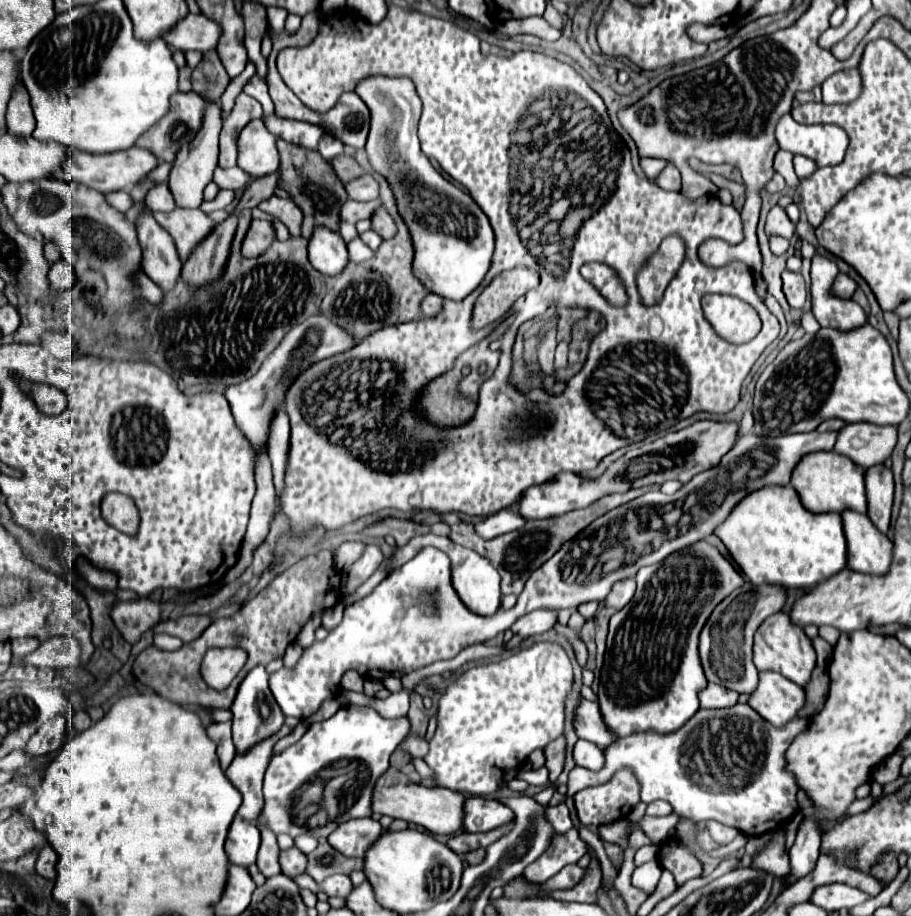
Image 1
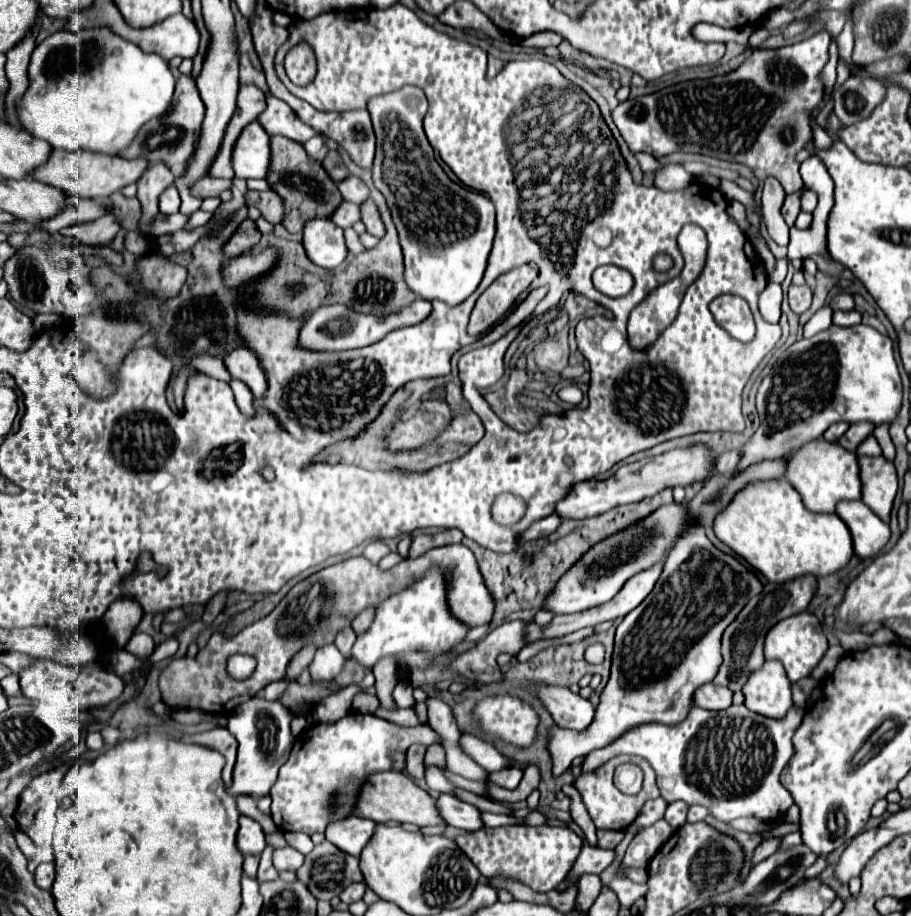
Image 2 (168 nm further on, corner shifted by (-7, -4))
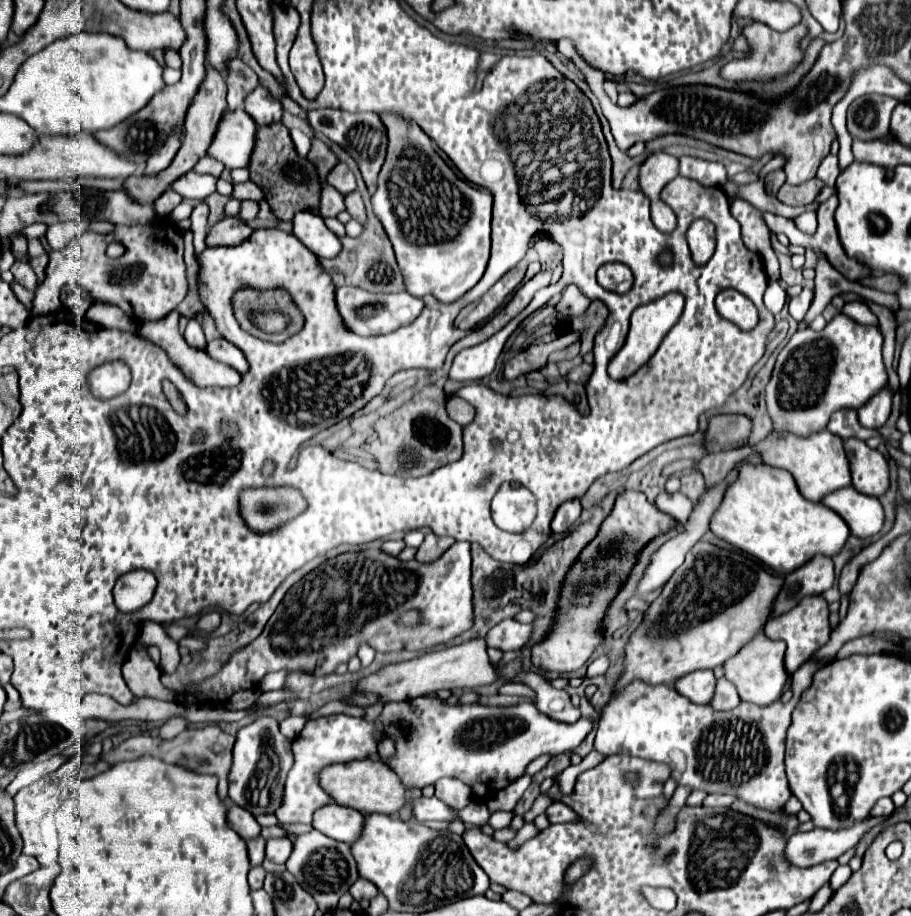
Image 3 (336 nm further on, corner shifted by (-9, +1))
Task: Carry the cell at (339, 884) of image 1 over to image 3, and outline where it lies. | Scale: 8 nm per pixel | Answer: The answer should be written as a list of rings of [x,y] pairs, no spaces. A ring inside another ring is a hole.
[[[359,878],[359,880],[349,888],[349,894],[351,894],[355,900],[363,900],[363,898],[371,900],[377,892],[379,892],[379,890],[377,890],[377,886],[375,886],[375,884],[371,884],[371,882],[369,882],[369,880],[365,880],[365,878]]]

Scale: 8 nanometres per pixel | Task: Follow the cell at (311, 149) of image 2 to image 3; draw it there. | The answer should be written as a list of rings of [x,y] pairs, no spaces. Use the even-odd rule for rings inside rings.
[[[291,130],[291,138],[293,138],[297,154],[305,158],[309,154],[309,150],[311,150],[311,138],[307,134],[303,134],[301,130]]]

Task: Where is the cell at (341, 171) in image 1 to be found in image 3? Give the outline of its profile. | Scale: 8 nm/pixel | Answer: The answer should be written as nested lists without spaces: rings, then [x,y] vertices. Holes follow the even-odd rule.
[[[313,138],[313,146],[311,146],[311,152],[307,158],[317,166],[321,182],[325,182],[327,174],[335,168],[335,162],[339,162],[337,156],[331,152],[331,148],[325,142],[321,142],[319,138]]]

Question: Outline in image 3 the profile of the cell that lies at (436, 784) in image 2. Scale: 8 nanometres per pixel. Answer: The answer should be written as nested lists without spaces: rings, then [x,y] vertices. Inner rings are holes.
[[[443,778],[435,784],[435,796],[449,804],[453,810],[465,808],[473,798],[471,798],[471,788],[463,784],[461,780],[455,778]]]

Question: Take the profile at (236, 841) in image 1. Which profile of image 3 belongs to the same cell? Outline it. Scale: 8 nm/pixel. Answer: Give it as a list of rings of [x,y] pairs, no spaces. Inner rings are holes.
[[[231,804],[229,806],[229,812],[227,812],[227,820],[229,820],[229,826],[243,838],[243,840],[253,840],[261,834],[261,826],[259,822],[255,820],[255,816],[251,812],[247,812],[245,808],[239,808],[237,804]]]

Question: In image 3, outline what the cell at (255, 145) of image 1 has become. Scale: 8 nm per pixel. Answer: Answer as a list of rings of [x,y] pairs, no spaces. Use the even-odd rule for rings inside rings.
[[[243,108],[237,112],[225,112],[209,148],[209,156],[223,162],[229,170],[249,168],[251,152],[255,148],[255,134],[257,124]]]

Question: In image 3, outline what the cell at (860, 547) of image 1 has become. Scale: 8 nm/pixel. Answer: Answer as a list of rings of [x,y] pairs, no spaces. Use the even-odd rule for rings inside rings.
[[[853,486],[827,494],[823,504],[835,510],[847,522],[851,534],[857,538],[871,538],[883,528],[885,514],[881,502],[857,492]]]

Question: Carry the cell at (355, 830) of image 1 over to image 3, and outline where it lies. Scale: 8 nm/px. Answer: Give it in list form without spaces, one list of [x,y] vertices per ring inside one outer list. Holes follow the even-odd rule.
[[[335,802],[327,804],[325,808],[319,808],[313,816],[313,828],[323,832],[325,836],[353,844],[359,834],[363,832],[365,816],[353,808],[339,806]]]

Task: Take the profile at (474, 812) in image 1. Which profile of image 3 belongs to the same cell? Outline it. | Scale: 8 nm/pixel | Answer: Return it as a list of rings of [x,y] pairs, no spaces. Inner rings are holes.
[[[421,796],[415,802],[413,816],[419,822],[425,822],[425,820],[445,820],[445,822],[459,820],[459,812],[455,812],[453,808],[447,808],[447,804],[443,804],[443,800],[439,800],[437,796],[431,796],[431,798]]]

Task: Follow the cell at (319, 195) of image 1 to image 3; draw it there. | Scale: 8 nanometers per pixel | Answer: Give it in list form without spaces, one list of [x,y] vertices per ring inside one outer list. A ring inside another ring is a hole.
[[[269,124],[257,130],[257,144],[251,156],[249,172],[251,172],[251,180],[263,188],[265,198],[269,196],[271,210],[279,220],[291,222],[297,212],[319,208],[319,192],[321,192],[319,174],[315,172],[315,166],[307,158],[301,158],[295,152],[287,126]]]

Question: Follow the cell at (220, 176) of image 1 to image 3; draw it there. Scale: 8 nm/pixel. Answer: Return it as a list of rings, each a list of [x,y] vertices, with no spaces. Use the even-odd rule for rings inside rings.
[[[191,170],[191,172],[187,172],[187,176],[181,176],[179,180],[175,180],[175,184],[171,188],[187,200],[191,200],[191,198],[205,200],[209,194],[215,192],[215,186],[217,186],[215,176],[199,174],[199,172]]]

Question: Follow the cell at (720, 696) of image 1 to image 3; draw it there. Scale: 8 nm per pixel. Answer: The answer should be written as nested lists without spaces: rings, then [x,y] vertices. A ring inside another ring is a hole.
[[[703,670],[683,676],[679,682],[675,682],[675,688],[695,704],[709,704],[715,696],[715,684],[717,678],[713,670]]]

